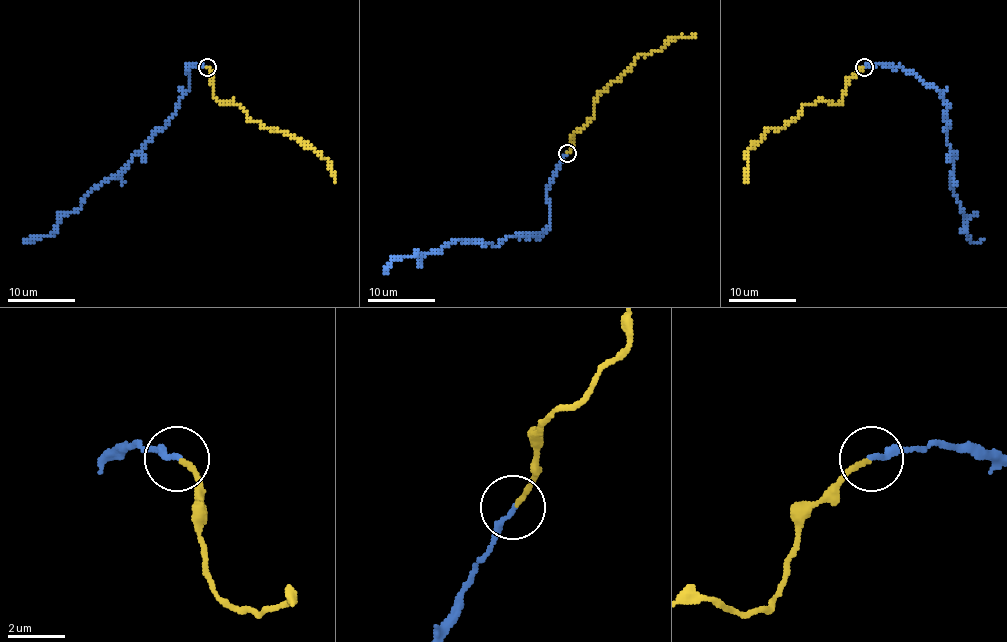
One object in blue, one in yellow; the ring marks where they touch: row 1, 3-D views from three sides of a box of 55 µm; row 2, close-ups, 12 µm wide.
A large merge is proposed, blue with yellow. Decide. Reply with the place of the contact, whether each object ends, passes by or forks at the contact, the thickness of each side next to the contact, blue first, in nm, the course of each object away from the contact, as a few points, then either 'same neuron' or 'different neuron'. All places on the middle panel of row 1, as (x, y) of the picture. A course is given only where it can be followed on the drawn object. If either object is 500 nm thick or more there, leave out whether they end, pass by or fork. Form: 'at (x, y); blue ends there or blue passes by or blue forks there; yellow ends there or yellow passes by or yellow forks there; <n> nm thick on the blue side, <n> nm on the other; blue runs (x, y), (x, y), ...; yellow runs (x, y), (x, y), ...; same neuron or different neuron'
at (567, 153); blue ends there; yellow ends there; 200 nm thick on the blue side, 170 nm on the other; blue runs (567, 153), (545, 193), (551, 224), (539, 237), (497, 246), (454, 239), (399, 257), (385, 273); yellow runs (567, 153), (573, 136), (594, 114), (598, 95), (640, 55), (664, 48), (679, 36), (696, 36); same neuron

